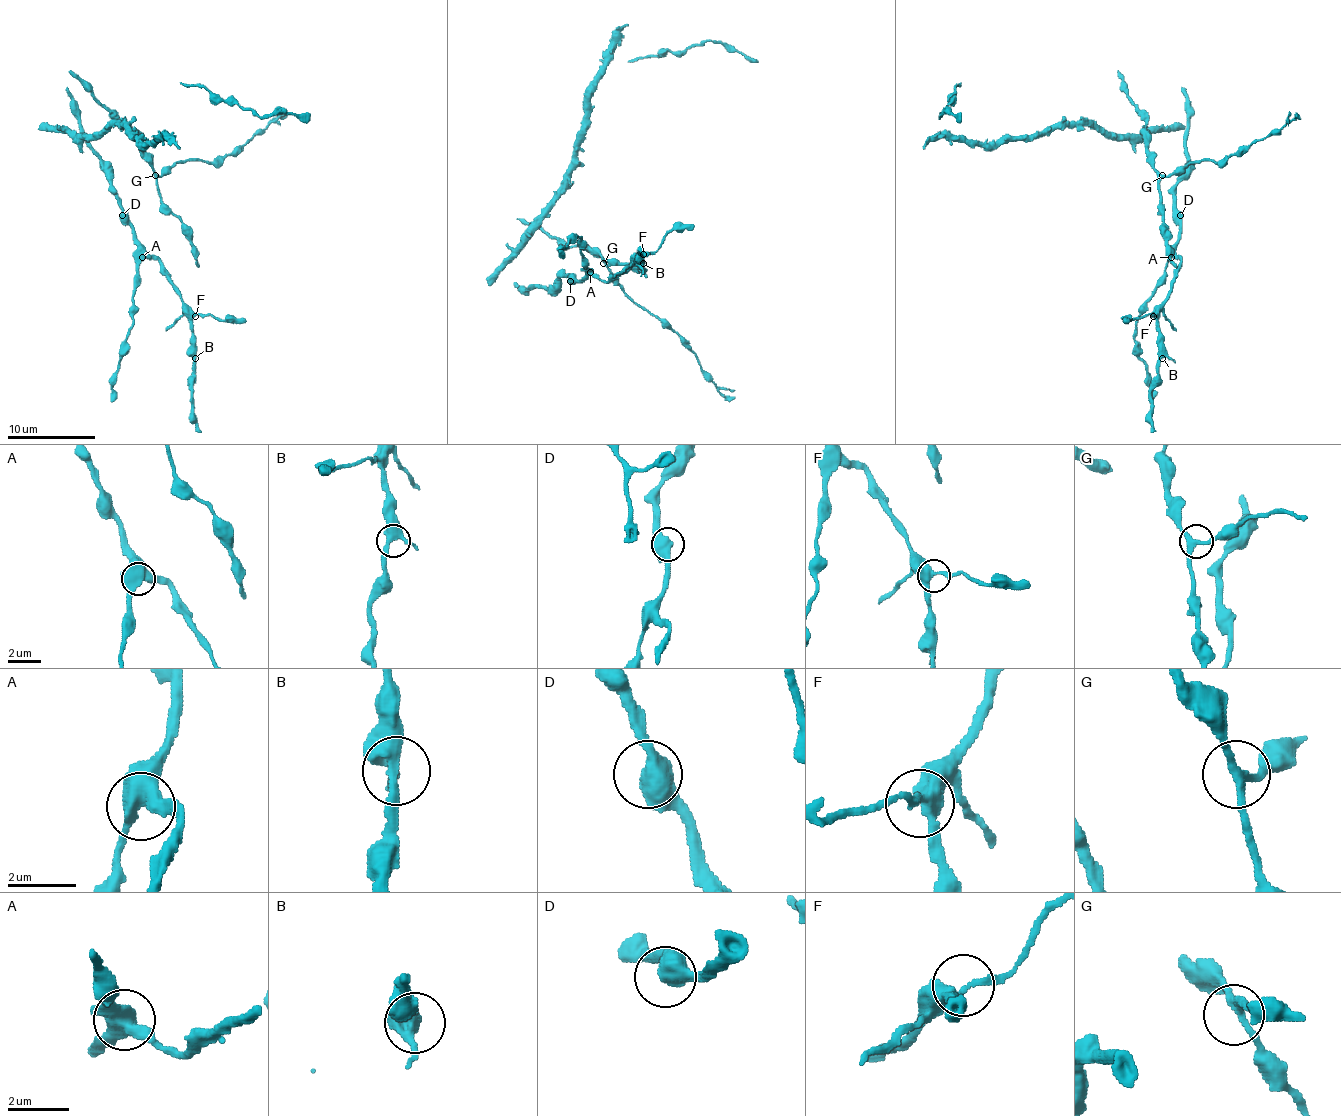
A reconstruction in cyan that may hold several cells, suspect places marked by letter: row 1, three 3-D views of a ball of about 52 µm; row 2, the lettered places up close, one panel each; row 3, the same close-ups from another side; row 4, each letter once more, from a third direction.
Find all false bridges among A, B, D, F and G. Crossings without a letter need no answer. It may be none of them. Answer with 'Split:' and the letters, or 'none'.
Split: none

